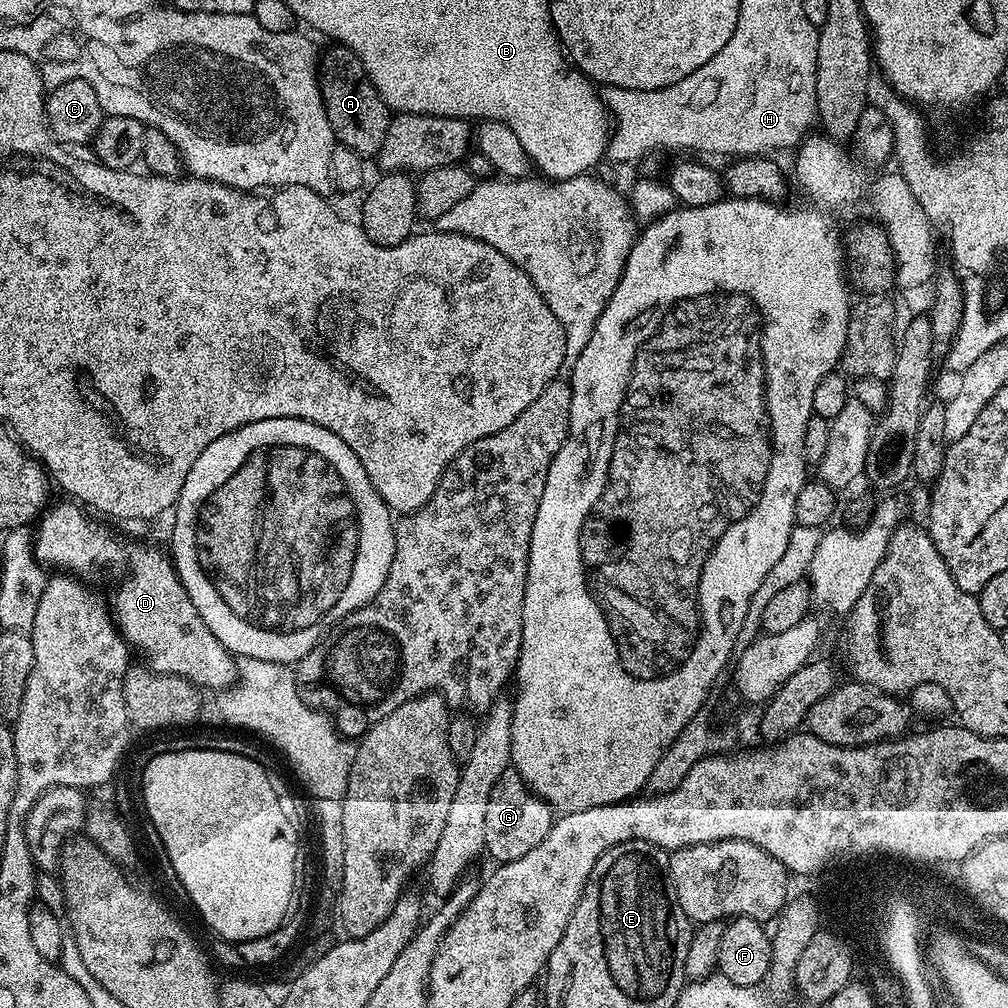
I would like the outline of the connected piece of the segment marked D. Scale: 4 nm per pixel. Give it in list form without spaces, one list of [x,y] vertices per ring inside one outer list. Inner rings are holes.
[[[53,503],[39,517],[34,528],[32,542],[37,560],[49,569],[59,570],[61,573],[71,574],[77,578],[88,578],[88,575],[95,570],[96,564],[124,564],[125,576],[121,578],[116,593],[113,594],[112,600],[110,599],[110,611],[116,627],[119,628],[124,641],[128,643],[129,649],[136,651],[137,648],[141,658],[144,659],[141,661],[153,672],[186,678],[190,683],[204,690],[231,688],[238,679],[236,675],[237,657],[227,652],[222,646],[222,642],[218,642],[218,638],[214,638],[210,626],[206,626],[206,622],[202,622],[202,614],[198,614],[194,602],[190,602],[190,594],[186,594],[180,581],[180,575],[176,572],[176,566],[171,559],[165,553],[163,556],[158,549],[151,548],[148,544],[127,544],[126,541],[119,540],[106,525],[91,520],[87,516],[89,513],[79,503],[67,503]]]

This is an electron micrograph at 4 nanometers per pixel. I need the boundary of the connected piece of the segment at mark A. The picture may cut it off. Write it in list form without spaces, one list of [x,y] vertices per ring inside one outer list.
[[[328,46],[318,60],[320,93],[324,99],[326,118],[332,132],[343,147],[365,158],[379,157],[382,142],[386,142],[386,130],[390,130],[393,113],[388,103],[368,80],[362,62],[349,48]]]

